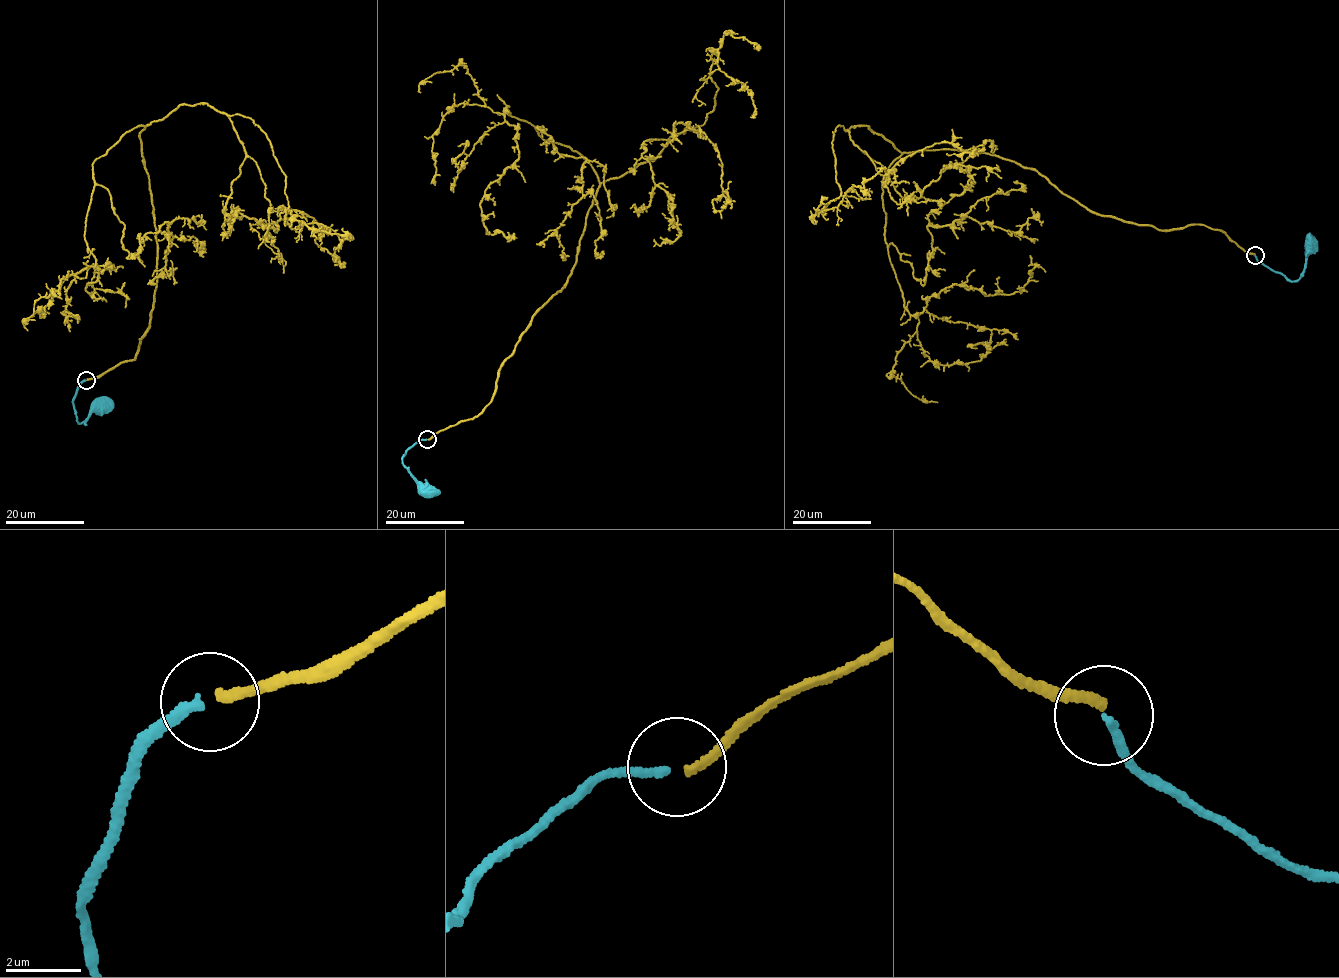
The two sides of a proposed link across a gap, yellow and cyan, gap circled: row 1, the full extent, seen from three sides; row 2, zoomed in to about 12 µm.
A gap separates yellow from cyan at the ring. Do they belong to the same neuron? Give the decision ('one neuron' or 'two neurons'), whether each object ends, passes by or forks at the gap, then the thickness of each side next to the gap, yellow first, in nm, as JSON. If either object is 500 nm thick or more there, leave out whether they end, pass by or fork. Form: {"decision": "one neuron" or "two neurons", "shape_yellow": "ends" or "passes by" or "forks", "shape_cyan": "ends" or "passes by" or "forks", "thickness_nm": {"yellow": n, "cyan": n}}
{"decision": "one neuron", "shape_yellow": "ends", "shape_cyan": "ends", "thickness_nm": {"yellow": 220, "cyan": 240}}

